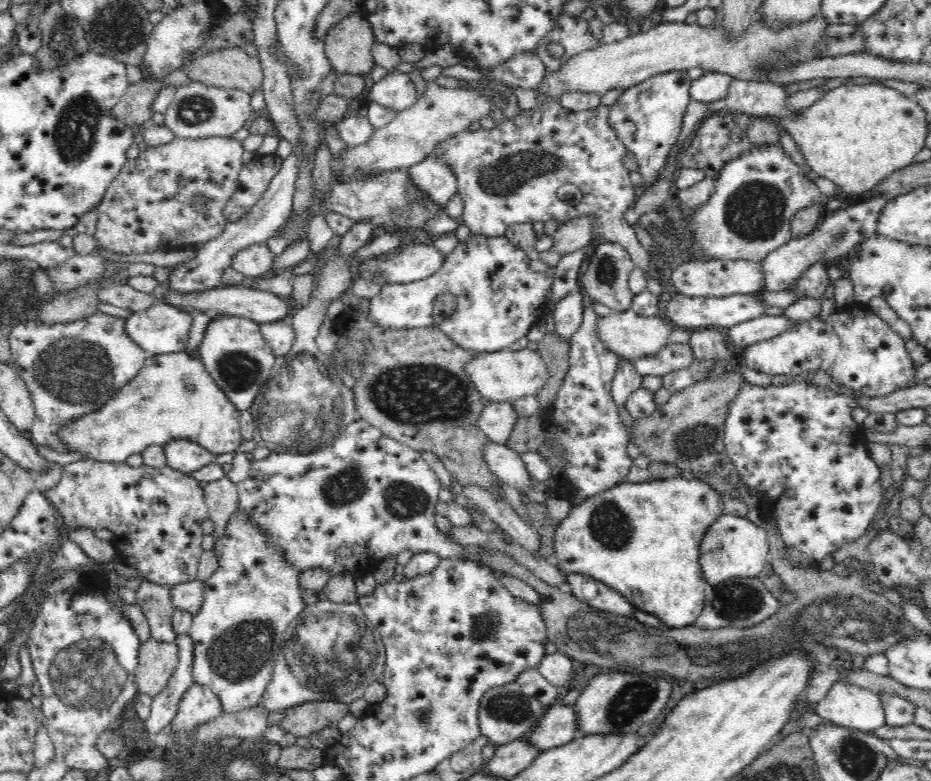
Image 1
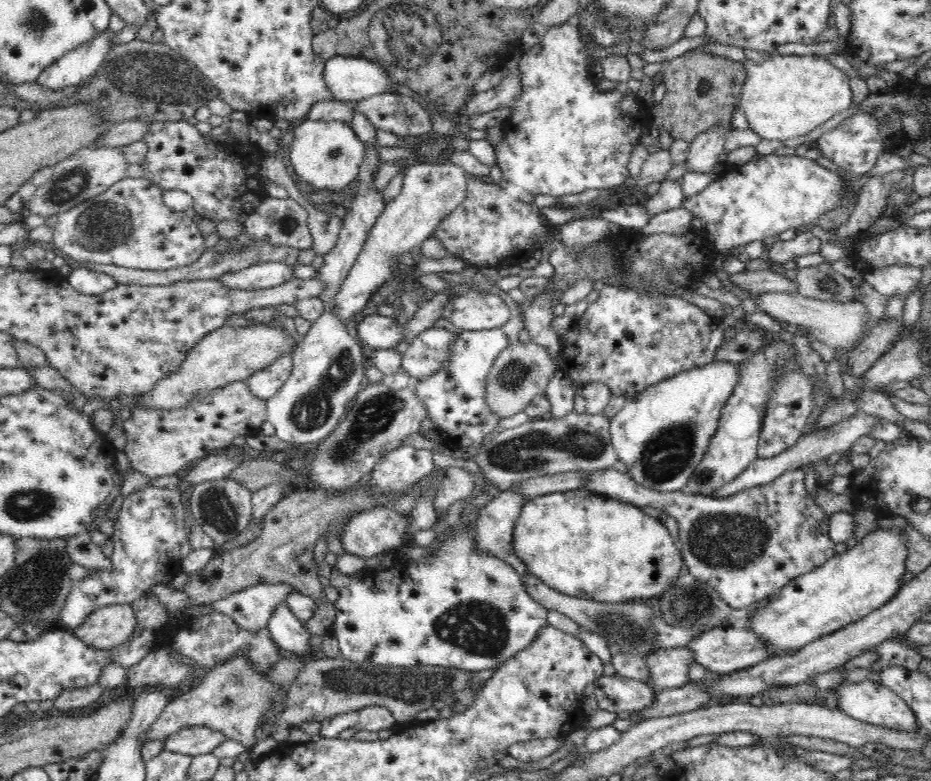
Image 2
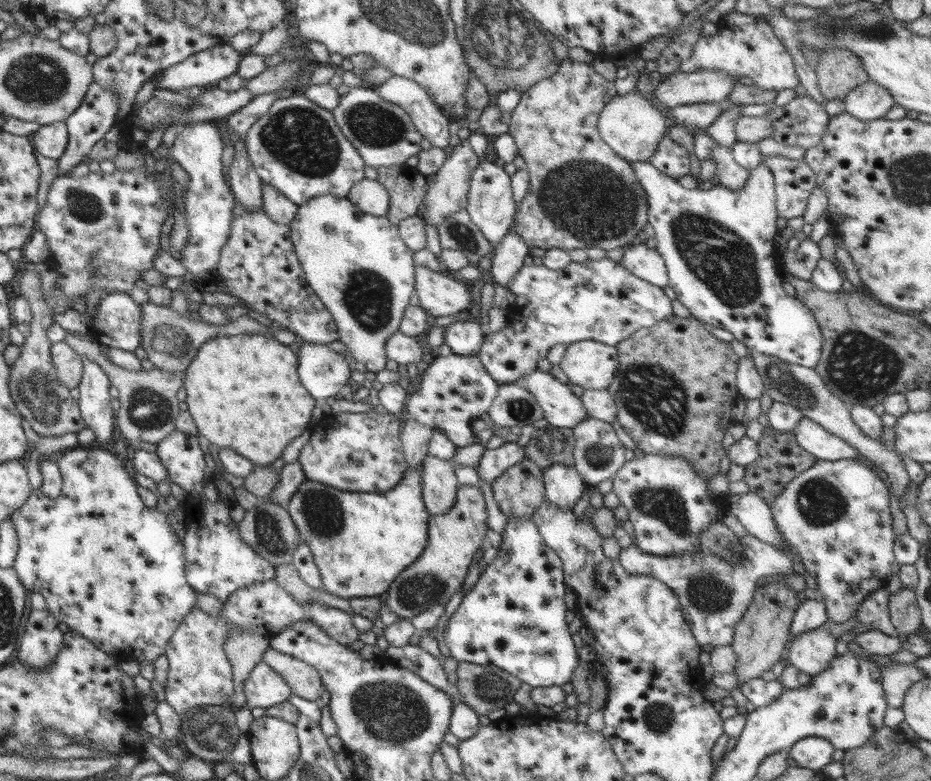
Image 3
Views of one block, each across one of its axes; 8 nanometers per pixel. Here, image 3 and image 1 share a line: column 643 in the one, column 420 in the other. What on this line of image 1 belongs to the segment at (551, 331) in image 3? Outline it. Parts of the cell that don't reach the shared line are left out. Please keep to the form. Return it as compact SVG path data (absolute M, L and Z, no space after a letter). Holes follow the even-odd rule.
M470 235L468 240L460 242L452 254L444 257L442 266L432 276L400 284L384 285L380 292L372 297L369 306L369 316L371 320L380 328L426 328L436 324L434 318L434 300L440 294L450 292L456 297L456 309L450 316L446 316L442 322L436 326L444 332L454 344L466 350L476 351L480 354L496 352L507 349L513 343L526 336L530 329L544 321L547 315L547 298L551 294L554 282L554 270L549 267L542 272L532 271L528 267L529 258L522 256L514 260L514 246L506 236L488 237L483 235Z

